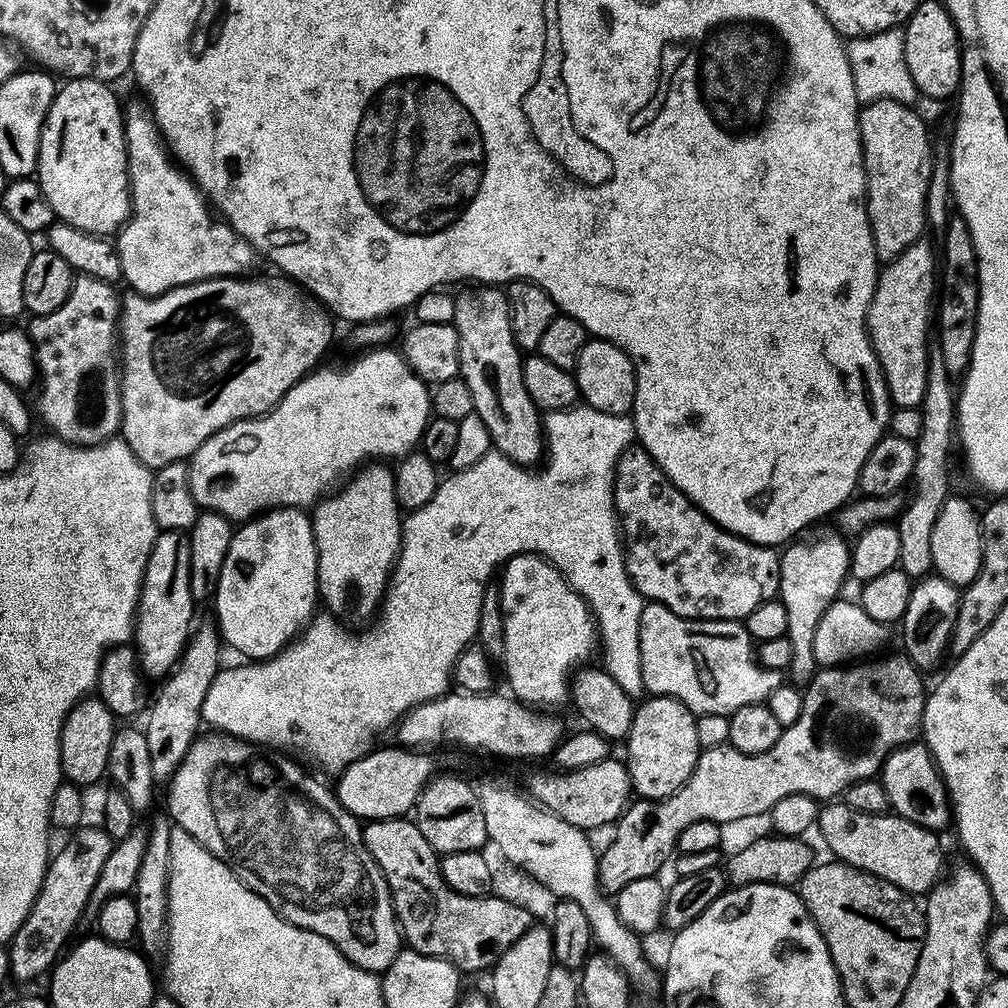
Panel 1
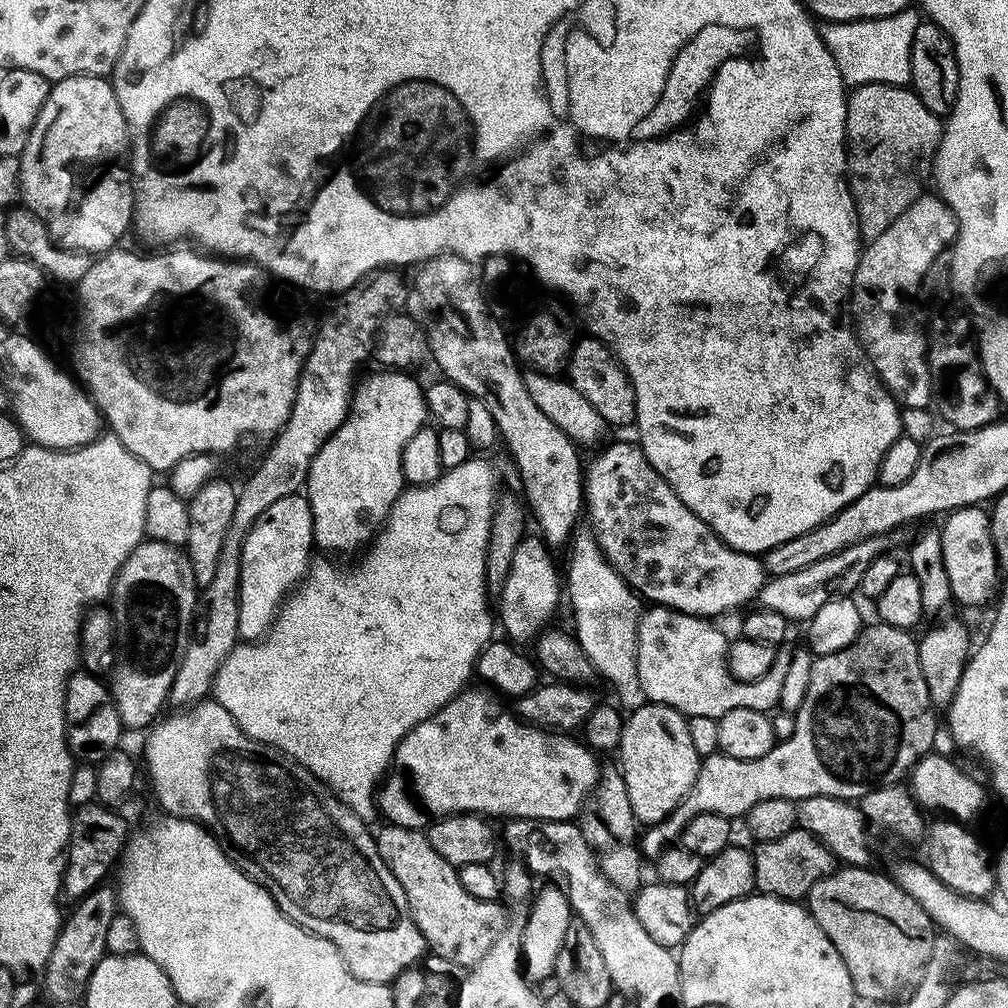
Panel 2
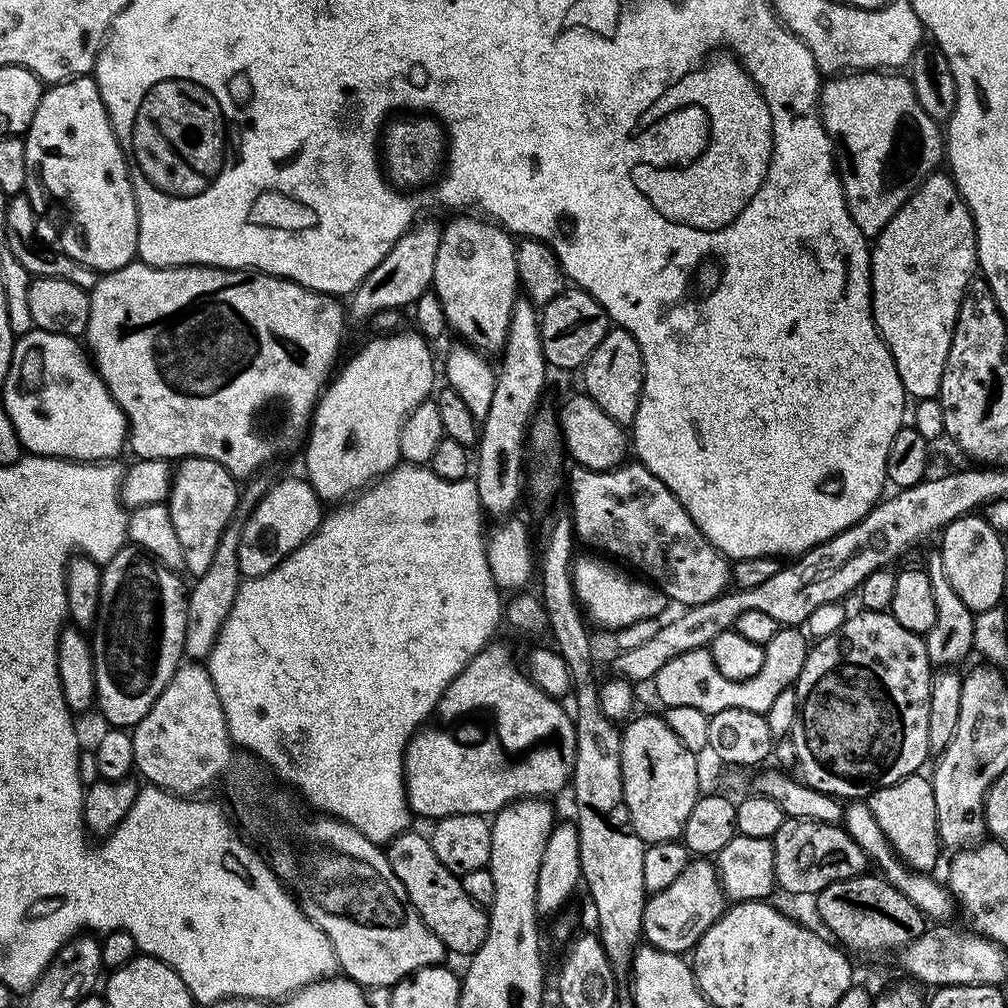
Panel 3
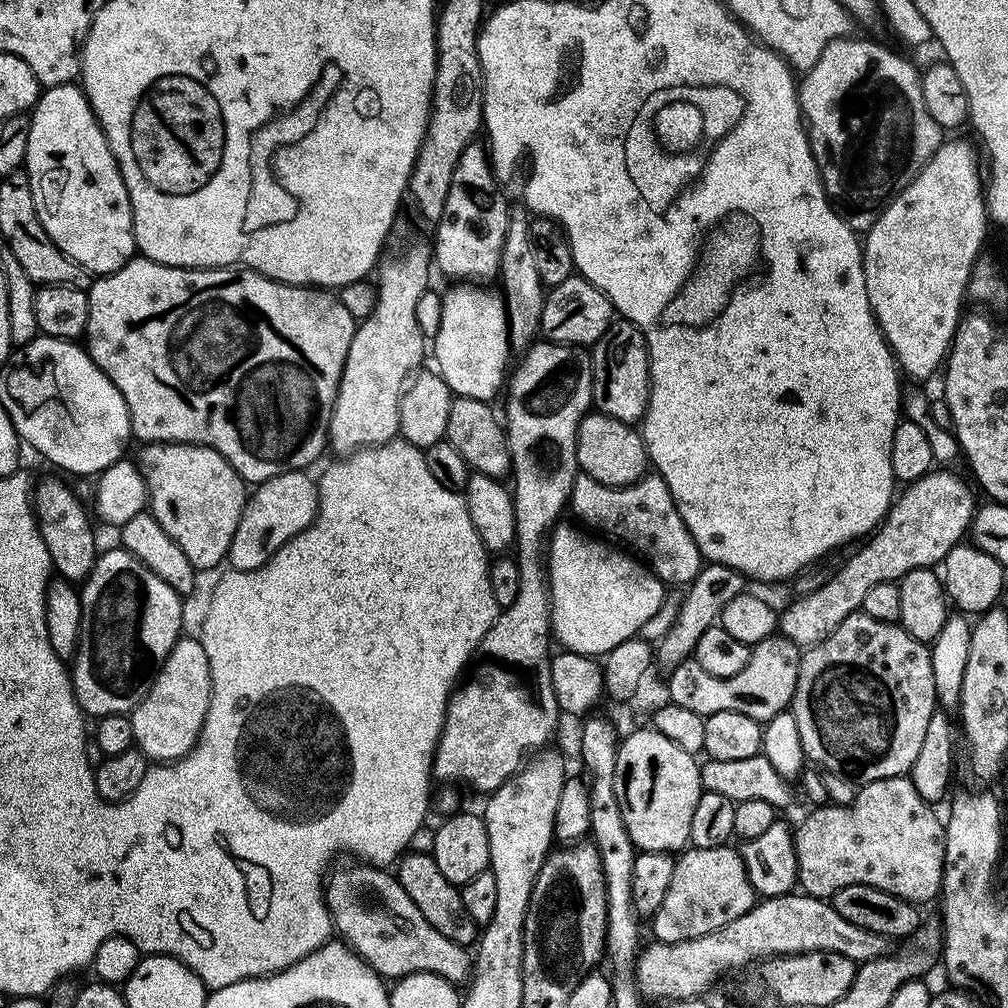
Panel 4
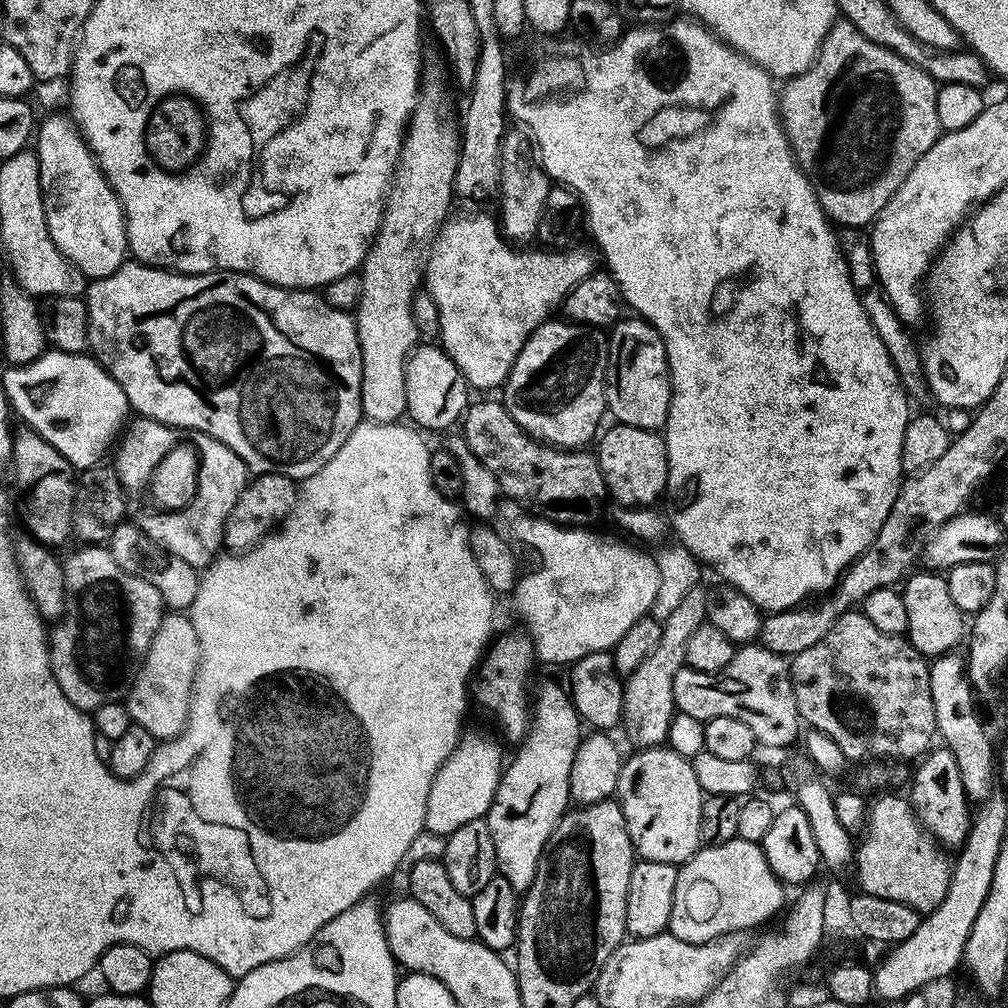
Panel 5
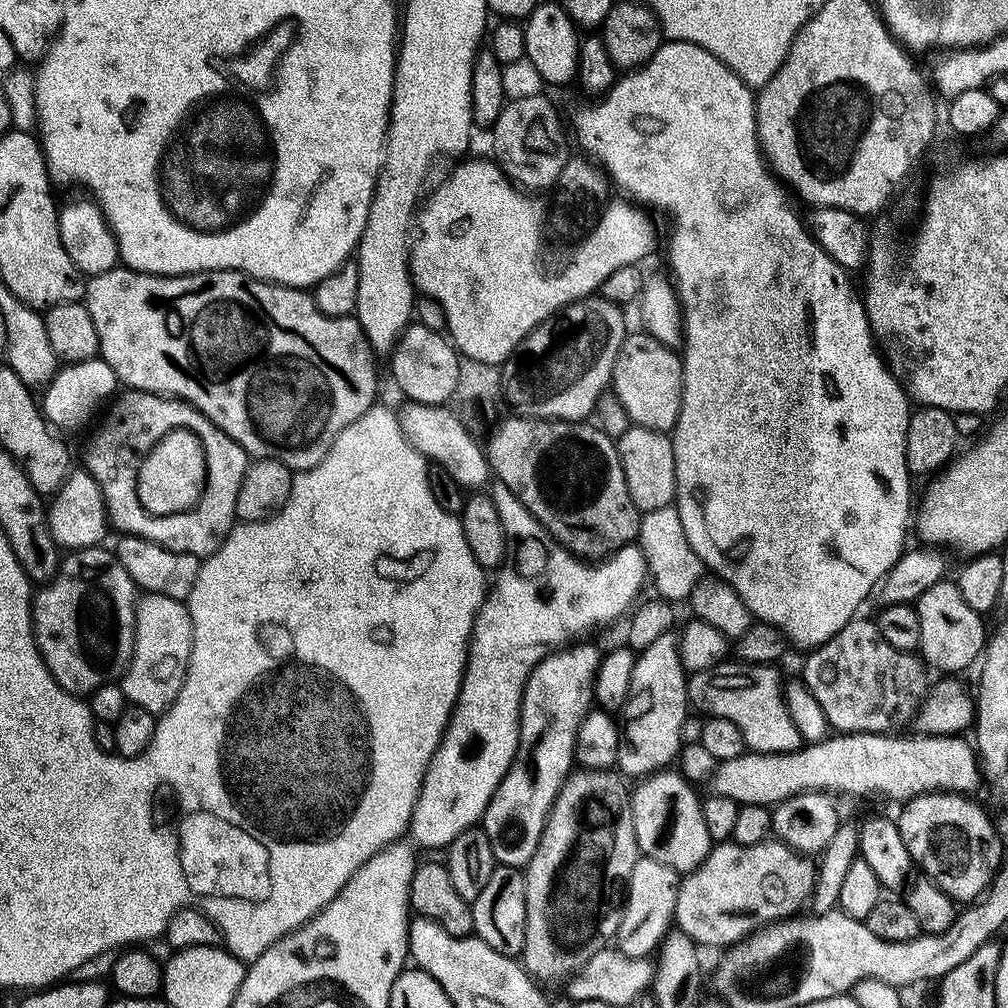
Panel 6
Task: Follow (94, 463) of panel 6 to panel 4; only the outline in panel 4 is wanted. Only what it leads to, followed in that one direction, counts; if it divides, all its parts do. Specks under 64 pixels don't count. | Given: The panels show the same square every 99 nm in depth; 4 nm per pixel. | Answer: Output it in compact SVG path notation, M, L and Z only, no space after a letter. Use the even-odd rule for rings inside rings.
M144 444L141 447L138 467L148 487L148 502L152 517L178 542L182 554L190 558L190 562L198 570L216 568L225 563L230 542L234 538L234 530L238 530L238 522L242 518L246 499L246 481L240 477L213 448L201 444Z

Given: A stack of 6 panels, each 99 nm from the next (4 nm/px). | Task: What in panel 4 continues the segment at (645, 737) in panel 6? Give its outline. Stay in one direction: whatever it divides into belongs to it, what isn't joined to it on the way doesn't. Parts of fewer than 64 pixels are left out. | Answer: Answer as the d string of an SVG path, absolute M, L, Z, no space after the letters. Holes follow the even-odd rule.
M708 562L701 567L699 575L687 585L685 592L688 593L683 593L677 620L670 626L669 632L658 641L658 660L659 663L661 660L665 664L665 669L675 668L695 653L698 638L702 638L702 634L706 634L706 630L719 621L720 612L726 610L726 602L732 601L739 592L745 591L744 583L744 573L730 566Z

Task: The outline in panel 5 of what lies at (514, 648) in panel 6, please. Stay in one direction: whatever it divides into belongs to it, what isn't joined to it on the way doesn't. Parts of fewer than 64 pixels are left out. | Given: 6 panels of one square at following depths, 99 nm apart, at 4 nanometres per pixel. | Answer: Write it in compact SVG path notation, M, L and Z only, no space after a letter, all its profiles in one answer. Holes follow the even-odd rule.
M544 518L548 520L528 520L524 524L524 529L520 532L518 539L518 555L520 562L520 581L516 583L514 599L516 599L516 612L524 619L523 627L532 638L532 645L536 647L536 655L541 661L548 664L565 664L571 666L576 661L586 658L586 654L595 652L606 652L616 647L616 644L622 638L634 622L638 622L643 616L649 615L652 610L652 603L658 595L659 566L655 559L644 552L639 552L636 548L631 548L628 544L623 544L620 540L611 540L608 536L603 536L600 532L591 532L593 529L588 526L565 526L555 519ZM484 732L463 733L462 739L452 753L446 758L444 765L438 770L434 782L430 786L430 794L426 798L426 818L424 827L430 833L437 832L440 838L447 838L458 826L466 826L466 822L474 822L487 817L496 787L500 785L502 760L500 764L500 748Z

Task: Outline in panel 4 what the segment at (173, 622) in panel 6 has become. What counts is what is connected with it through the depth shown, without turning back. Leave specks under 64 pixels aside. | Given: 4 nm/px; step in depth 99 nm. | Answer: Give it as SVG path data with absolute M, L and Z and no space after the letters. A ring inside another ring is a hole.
M196 638L177 640L170 654L160 665L156 681L146 698L130 713L135 747L152 762L180 760L196 745L196 740L204 729L211 701L210 662L206 658L203 644Z

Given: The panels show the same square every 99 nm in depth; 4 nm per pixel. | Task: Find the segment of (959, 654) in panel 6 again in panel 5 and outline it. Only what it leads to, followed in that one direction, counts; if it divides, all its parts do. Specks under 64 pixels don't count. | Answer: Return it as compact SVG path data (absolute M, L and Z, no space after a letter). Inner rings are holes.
M916 570L903 581L906 602L907 640L926 658L944 656L966 640L966 616L954 604L947 579L936 570Z

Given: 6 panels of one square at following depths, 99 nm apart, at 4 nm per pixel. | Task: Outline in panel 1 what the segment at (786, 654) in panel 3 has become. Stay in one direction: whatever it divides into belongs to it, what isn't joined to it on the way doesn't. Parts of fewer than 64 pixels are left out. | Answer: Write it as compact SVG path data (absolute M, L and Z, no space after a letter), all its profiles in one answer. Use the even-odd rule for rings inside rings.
M645 603L640 619L640 661L645 689L658 696L673 696L693 714L731 716L734 710L751 704L763 704L768 695L782 682L778 670L763 668L758 659L752 636L739 620L687 620L666 606Z

